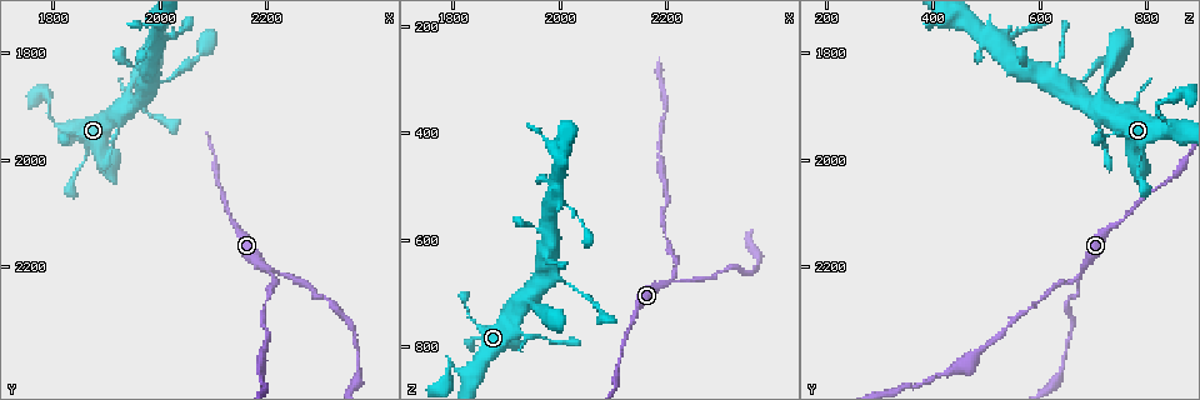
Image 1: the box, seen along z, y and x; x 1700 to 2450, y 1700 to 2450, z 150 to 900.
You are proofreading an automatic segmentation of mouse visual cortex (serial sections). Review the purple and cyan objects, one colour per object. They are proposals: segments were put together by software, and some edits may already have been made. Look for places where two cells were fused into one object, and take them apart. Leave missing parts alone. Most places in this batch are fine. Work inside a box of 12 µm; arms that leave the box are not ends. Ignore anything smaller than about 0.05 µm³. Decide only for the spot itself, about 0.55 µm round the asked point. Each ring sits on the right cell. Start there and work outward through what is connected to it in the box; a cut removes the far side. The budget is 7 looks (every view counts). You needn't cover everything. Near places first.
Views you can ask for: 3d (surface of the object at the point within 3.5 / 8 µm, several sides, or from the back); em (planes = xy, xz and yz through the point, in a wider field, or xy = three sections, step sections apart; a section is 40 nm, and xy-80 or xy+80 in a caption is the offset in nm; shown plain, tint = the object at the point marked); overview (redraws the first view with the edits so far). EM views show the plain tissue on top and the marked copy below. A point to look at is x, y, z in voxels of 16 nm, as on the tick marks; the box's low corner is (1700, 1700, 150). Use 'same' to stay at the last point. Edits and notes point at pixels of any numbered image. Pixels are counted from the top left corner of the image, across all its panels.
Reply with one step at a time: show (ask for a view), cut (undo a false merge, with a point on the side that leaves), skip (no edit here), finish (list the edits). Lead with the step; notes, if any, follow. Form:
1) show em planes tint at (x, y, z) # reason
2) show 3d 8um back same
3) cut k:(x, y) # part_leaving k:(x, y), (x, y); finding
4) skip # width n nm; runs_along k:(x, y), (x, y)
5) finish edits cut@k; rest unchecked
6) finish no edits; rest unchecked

show 3d 3.5um at (1990, 1860, 680) # sudden change in width

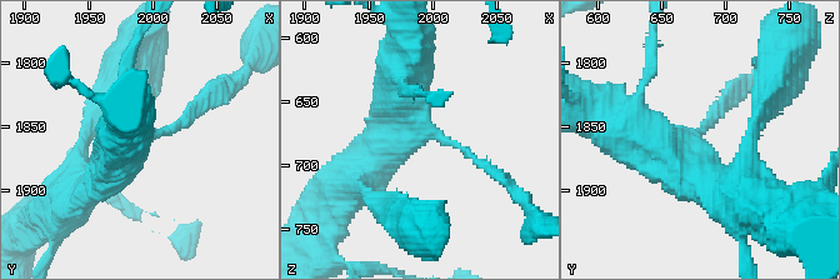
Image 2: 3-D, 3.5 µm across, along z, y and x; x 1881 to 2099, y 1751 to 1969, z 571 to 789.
show em planes tint at (1988, 1864, 674) # arm_widths 100, 500 nm; need the tissue

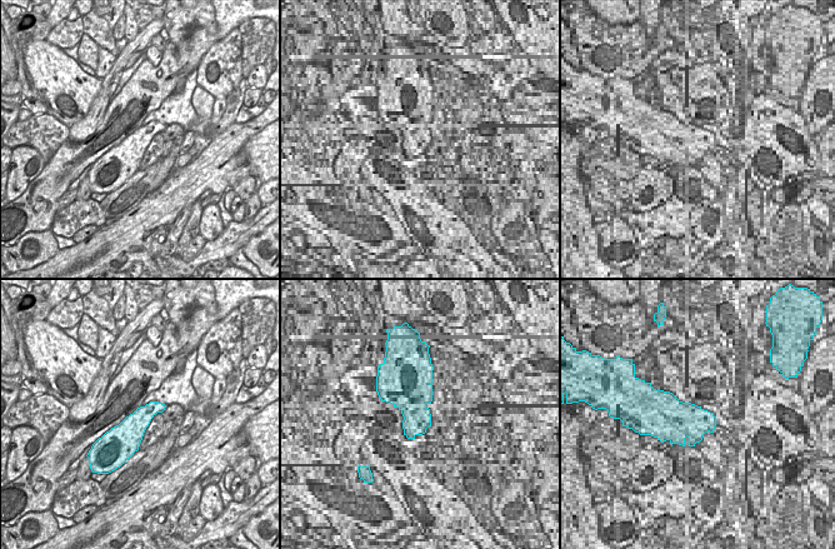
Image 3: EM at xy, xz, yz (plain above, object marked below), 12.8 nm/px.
skip # runs_along 2:(96, 183), (200, 101); continuous, no second cell

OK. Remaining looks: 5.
show 3d 3.5um at (1940, 1895, 775) # calibre changes

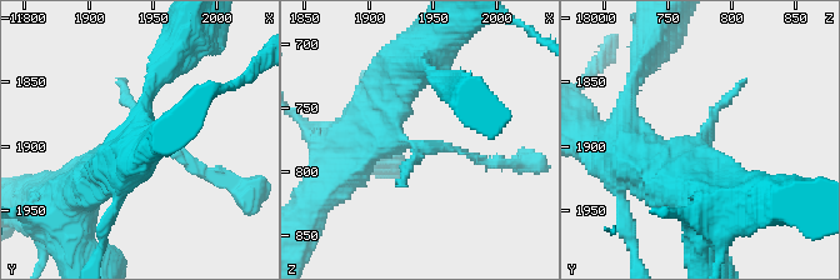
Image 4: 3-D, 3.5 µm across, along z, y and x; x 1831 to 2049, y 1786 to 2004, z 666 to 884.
show em xy step 3 tint at (1938, 1892, 778) # need the tissue

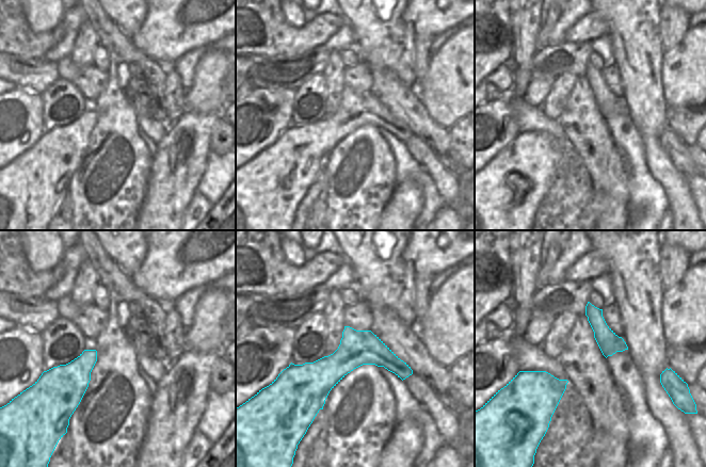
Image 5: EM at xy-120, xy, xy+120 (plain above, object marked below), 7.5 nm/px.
skip # width 260 nm; runs_along 4:(356, 135), (453, 148), (486, 164); all the same cell

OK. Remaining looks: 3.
show 3d 3.5um at (2210, 2210, 680) # two arms in line, one across

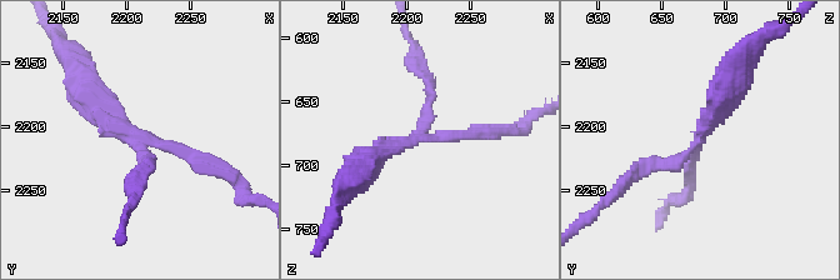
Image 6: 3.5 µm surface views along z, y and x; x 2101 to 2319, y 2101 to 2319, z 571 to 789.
show em xy step 3 tint at (2208, 2206, 678) # need the tissue

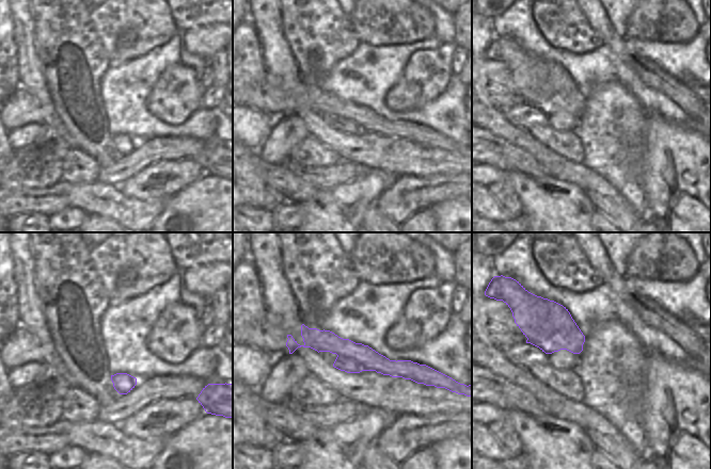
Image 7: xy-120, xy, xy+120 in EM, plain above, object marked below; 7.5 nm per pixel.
cut 6:(198, 158) # width 240 nm; part_leaving 6:(156, 145), (218, 164), (256, 199); a second cell is stuck on

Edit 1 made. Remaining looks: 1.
finish edits cut@6; rest unchecked

